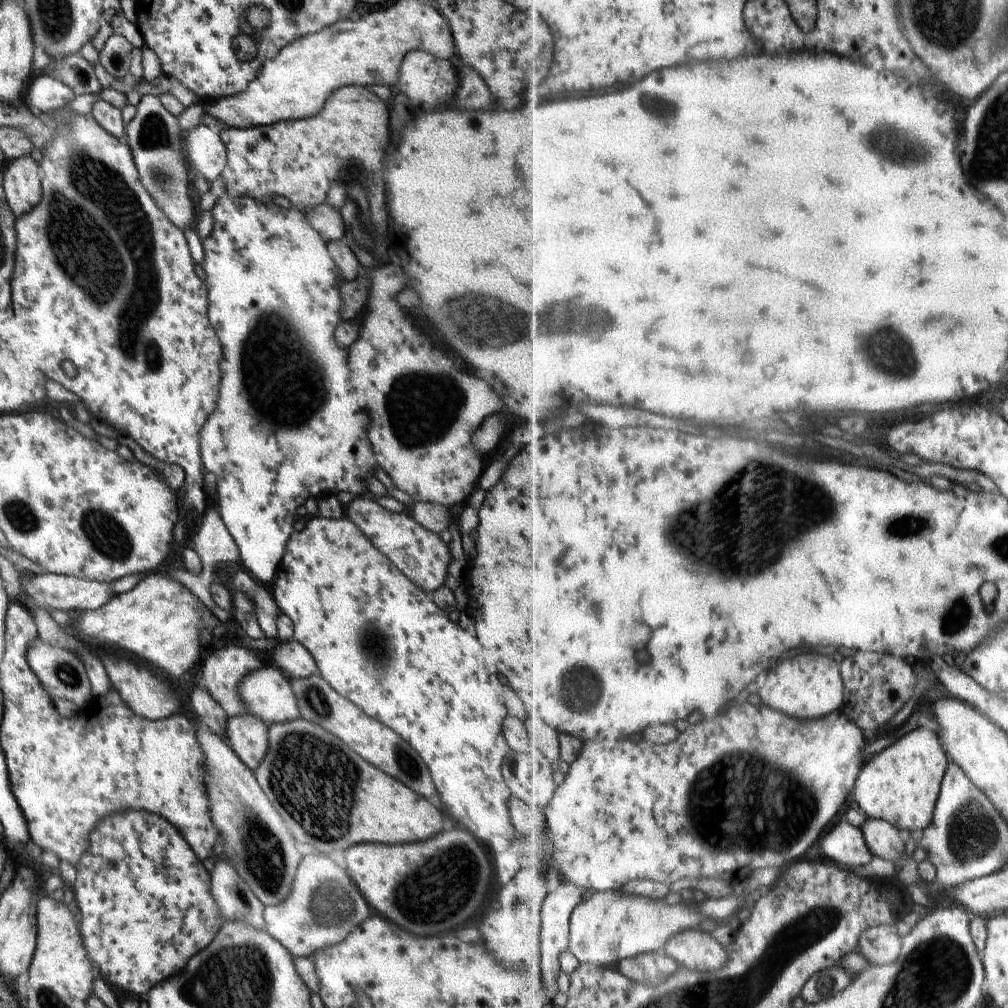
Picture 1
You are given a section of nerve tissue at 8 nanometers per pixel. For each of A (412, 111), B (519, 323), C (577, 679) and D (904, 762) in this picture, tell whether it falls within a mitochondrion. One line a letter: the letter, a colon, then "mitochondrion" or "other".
A: other
B: mitochondrion
C: mitochondrion
D: other

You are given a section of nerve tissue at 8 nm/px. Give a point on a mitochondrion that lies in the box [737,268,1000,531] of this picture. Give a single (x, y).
(870, 350)

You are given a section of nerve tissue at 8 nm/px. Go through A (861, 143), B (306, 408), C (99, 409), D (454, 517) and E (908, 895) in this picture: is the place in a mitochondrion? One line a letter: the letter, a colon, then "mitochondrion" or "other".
A: mitochondrion
B: mitochondrion
C: other
D: other
E: other

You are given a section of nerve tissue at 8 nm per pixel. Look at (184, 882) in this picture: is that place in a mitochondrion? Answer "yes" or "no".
no

